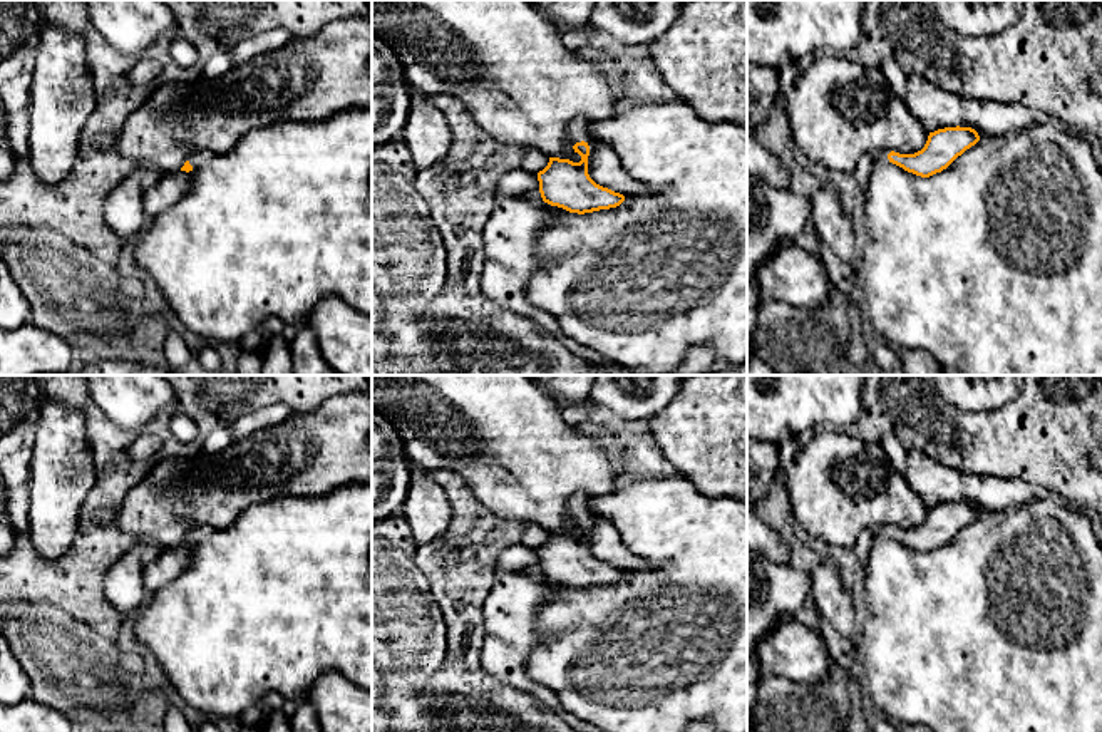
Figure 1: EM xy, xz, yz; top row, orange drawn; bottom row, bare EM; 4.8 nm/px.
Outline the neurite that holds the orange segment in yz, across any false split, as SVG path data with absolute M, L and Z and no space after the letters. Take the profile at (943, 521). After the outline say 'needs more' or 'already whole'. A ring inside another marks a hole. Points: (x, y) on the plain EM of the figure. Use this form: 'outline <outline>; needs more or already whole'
outline M945 503L929 508L924 523L914 529L894 526L871 526L859 533L854 551L863 564L871 558L873 539L876 536L893 538L908 548L929 553L946 544L958 531L975 521L980 511L971 503Z; needs more

